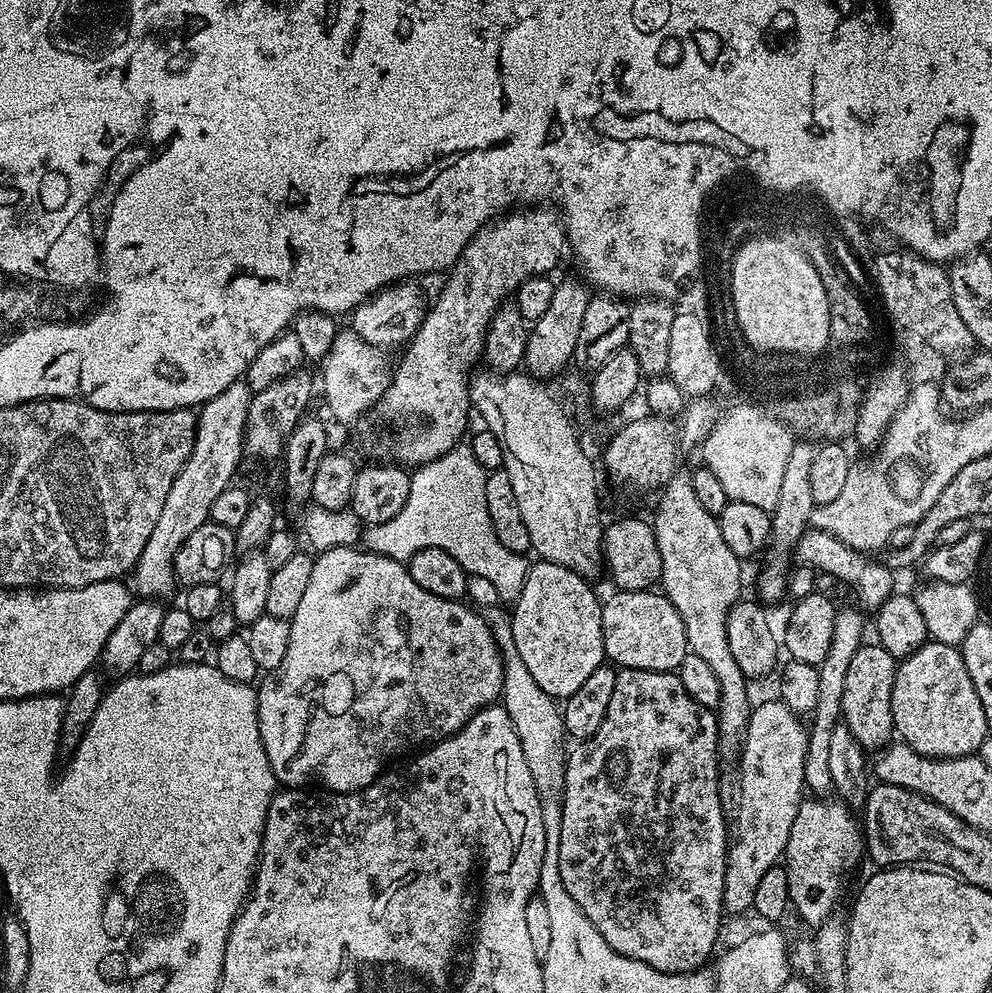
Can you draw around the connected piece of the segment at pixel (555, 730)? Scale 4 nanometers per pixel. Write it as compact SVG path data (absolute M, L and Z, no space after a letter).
M496 612L490 616L492 633L496 645L500 648L504 661L504 690L502 693L502 707L510 714L510 722L514 722L514 730L522 742L522 754L526 754L528 765L537 789L559 789L564 781L564 766L566 763L566 733L564 731L564 717L557 701L545 694L542 686L534 682L530 670L526 670L522 658L518 658L518 650L514 646L512 621L507 615Z

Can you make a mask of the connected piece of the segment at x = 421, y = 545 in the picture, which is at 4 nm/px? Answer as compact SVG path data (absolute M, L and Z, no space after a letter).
M461 442L456 445L455 448L450 449L446 454L442 454L437 460L430 462L429 464L421 464L411 473L412 481L410 482L410 494L406 494L406 506L402 507L402 510L398 511L398 514L394 515L394 518L390 518L389 521L382 522L380 525L374 525L372 527L365 527L362 532L362 544L367 551L377 552L384 560L395 560L397 562L406 562L412 555L418 550L426 550L427 548L437 548L438 550L446 550L446 554L450 554L450 558L454 558L457 562L464 567L464 571L469 576L481 576L488 579L490 583L496 588L496 595L501 601L508 600L508 602L514 602L522 594L522 586L526 586L526 574L528 573L530 564L529 561L523 555L518 553L511 553L510 550L506 550L500 542L498 537L494 534L494 528L490 522L489 511L486 506L486 478L488 472L478 462L478 458L474 458L471 447L467 443Z

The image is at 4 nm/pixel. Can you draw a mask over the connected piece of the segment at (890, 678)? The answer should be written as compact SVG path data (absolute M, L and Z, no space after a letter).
M878 642L861 644L850 666L846 666L846 690L840 699L842 723L865 750L883 749L893 739L892 691L897 667L896 659Z

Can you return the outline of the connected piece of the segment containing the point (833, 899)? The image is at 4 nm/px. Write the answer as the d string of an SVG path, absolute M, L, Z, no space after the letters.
M805 798L801 800L798 806L798 814L794 817L794 826L790 826L790 838L786 842L786 850L782 857L782 867L786 870L786 878L790 882L790 898L789 905L797 912L806 923L811 926L818 926L824 920L829 919L833 915L832 912L836 908L836 903L840 900L840 887L844 884L844 876L848 876L860 864L860 859L865 859L866 845L864 842L864 830L861 821L858 819L857 813L849 808L843 800L839 798Z

